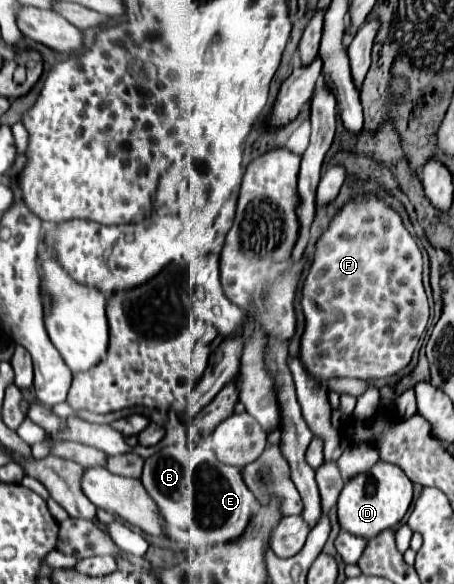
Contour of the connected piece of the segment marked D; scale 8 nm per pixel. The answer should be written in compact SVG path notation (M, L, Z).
M378 461L366 473L358 473L346 481L338 497L338 521L340 527L352 535L370 539L388 527L396 527L398 521L406 515L412 503L412 483L396 467L384 461Z

